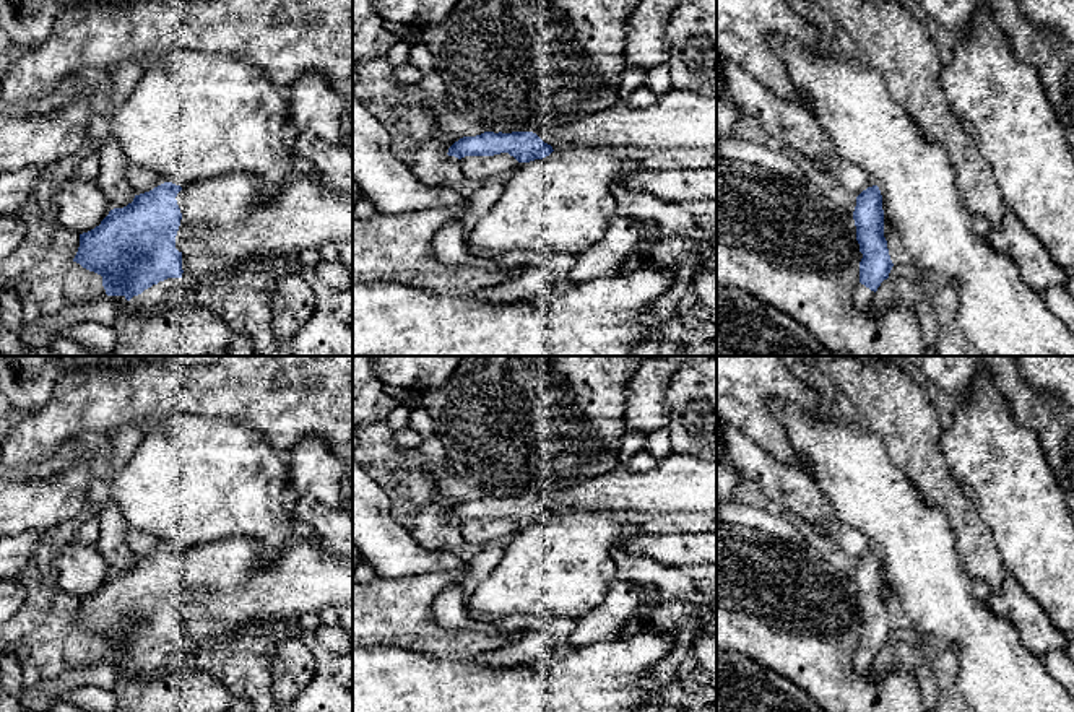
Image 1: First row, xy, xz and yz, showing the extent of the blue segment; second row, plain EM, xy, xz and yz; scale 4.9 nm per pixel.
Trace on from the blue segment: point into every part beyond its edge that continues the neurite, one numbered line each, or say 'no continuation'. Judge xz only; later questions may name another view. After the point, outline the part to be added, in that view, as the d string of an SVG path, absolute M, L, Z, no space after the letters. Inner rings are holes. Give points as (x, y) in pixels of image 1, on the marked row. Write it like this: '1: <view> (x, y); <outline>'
1: xz (678, 119); M673 86L647 107L632 107L621 101L608 109L574 119L569 124L525 132L536 133L554 151L596 146L634 146L637 150L699 148L717 151L717 96Z

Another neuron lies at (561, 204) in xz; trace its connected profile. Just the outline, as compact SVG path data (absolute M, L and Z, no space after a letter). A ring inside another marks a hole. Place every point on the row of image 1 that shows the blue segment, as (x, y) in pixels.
M614 146L556 150L543 159L520 164L504 184L497 203L470 231L468 244L489 252L531 250L575 258L604 234L616 215L611 185L627 169Z

